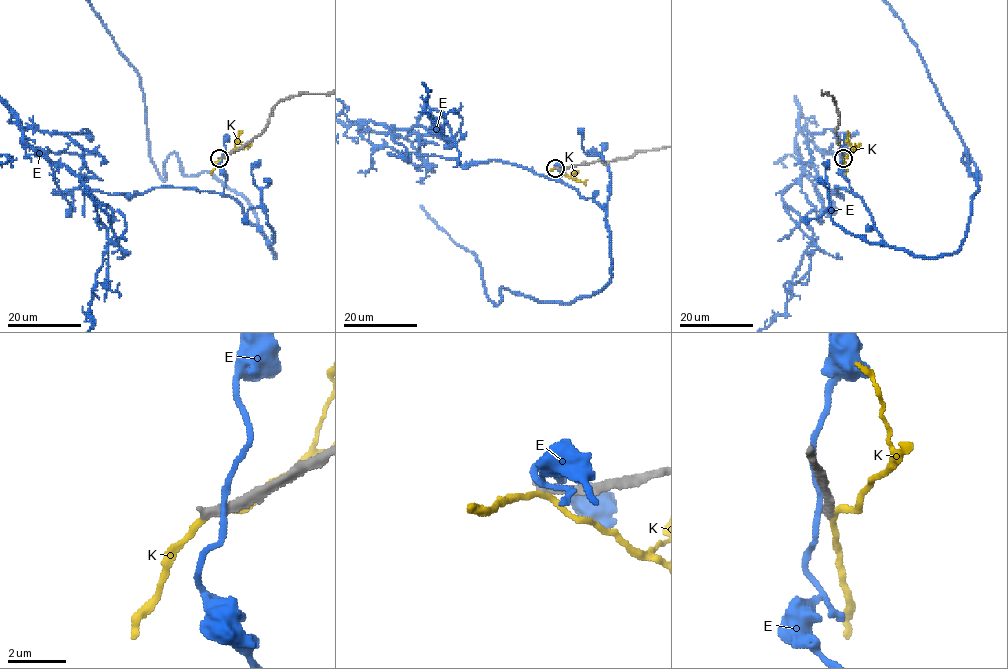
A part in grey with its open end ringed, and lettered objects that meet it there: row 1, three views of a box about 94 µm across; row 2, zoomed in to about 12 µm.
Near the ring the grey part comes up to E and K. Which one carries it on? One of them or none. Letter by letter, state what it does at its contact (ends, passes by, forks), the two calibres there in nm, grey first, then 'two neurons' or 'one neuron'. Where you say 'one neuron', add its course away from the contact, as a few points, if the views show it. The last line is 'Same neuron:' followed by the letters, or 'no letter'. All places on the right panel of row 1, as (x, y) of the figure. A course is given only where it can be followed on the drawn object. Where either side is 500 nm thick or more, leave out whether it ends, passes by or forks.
E: it passes by; calibres 360 and 200 nm; two neurons
K: it passes by; calibres 320 and 200 nm; two neurons
Same neuron: no letter

